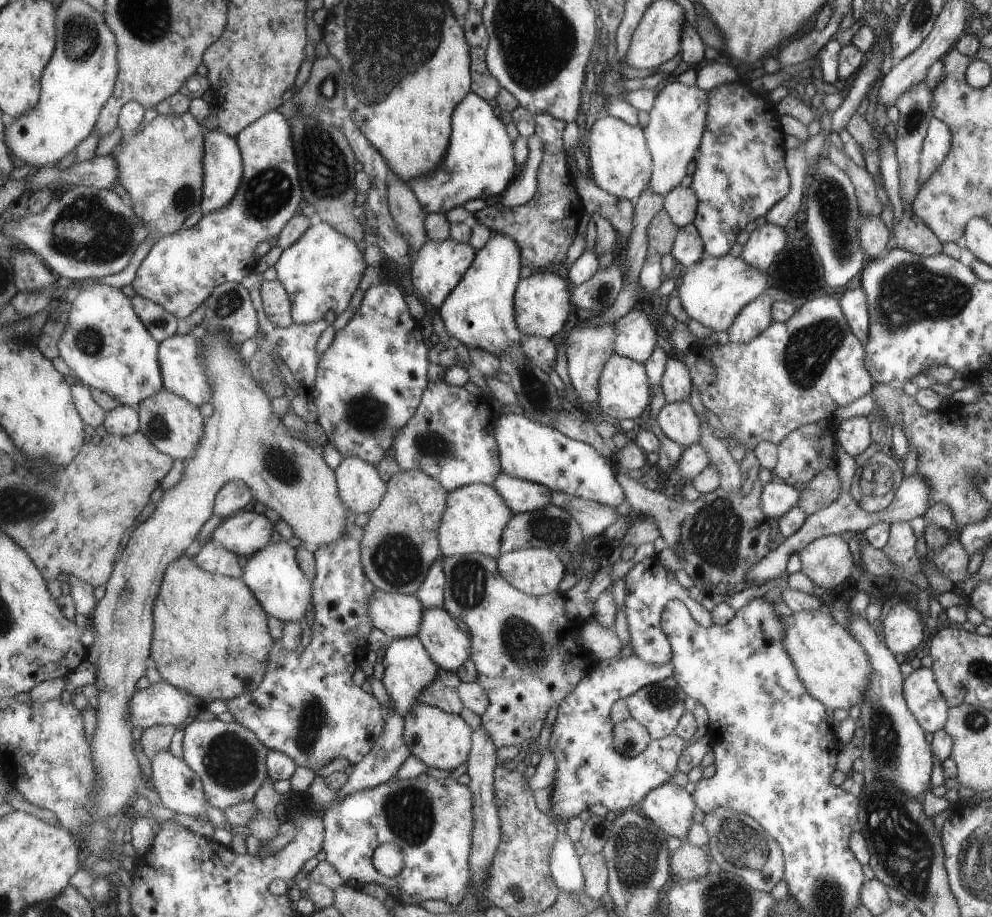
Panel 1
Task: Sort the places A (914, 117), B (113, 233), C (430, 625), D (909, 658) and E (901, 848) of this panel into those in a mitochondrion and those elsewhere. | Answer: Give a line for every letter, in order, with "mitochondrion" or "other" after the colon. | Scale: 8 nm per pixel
A: mitochondrion
B: mitochondrion
C: other
D: other
E: mitochondrion

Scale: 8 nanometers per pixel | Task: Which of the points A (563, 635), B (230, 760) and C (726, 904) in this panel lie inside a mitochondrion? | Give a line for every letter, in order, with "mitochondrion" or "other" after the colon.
A: mitochondrion
B: mitochondrion
C: mitochondrion

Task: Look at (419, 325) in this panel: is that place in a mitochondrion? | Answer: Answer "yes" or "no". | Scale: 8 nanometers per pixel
no

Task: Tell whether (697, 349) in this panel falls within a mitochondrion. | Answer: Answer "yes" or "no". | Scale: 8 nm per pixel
no

